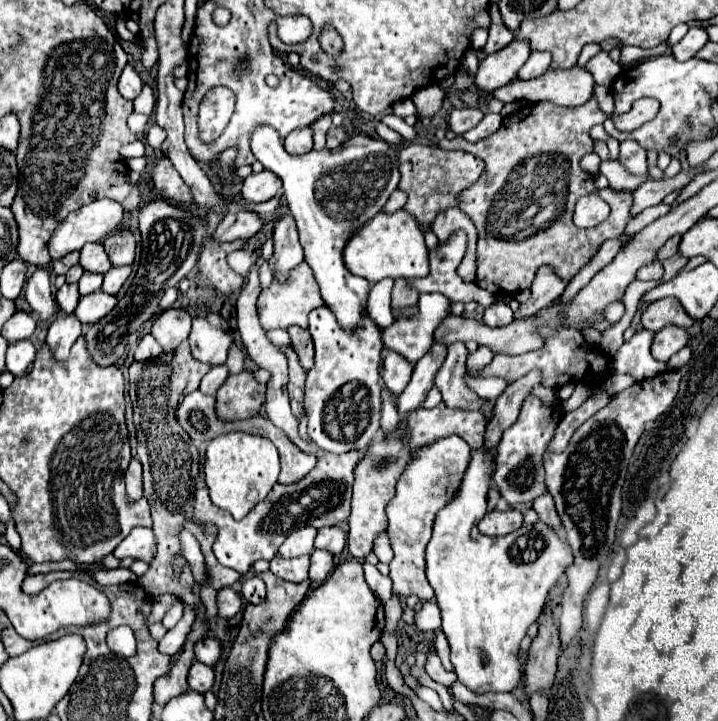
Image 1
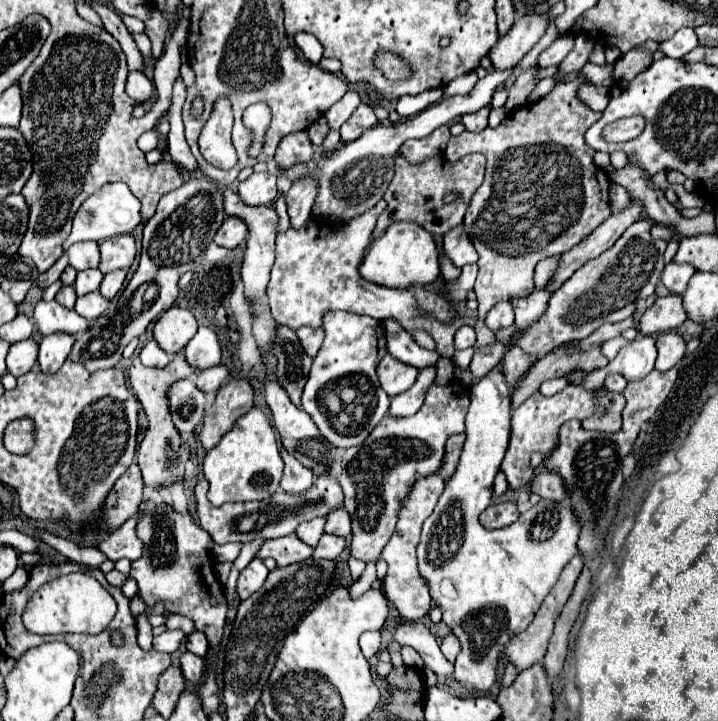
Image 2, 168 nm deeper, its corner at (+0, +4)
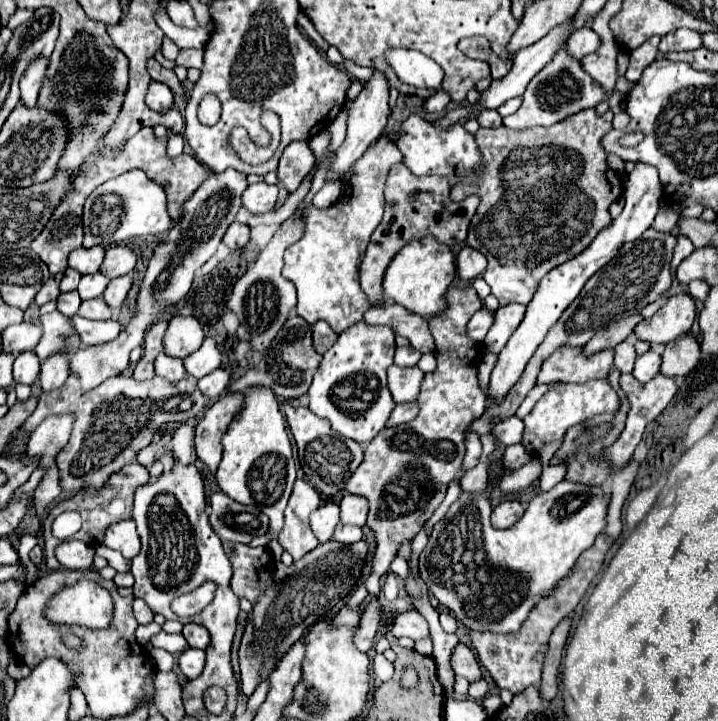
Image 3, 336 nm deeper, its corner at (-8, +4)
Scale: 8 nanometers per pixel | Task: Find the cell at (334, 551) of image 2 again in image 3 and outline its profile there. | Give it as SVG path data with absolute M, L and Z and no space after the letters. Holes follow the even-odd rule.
M338 525L336 531L334 531L334 541L338 543L356 543L362 539L362 529L360 527L354 527L354 525Z

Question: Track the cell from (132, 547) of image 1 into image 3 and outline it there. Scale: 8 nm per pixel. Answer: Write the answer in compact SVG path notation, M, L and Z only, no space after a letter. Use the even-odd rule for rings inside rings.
M132 519L118 521L108 527L104 545L110 549L120 551L126 559L132 559L140 551L140 537L136 533L136 523Z

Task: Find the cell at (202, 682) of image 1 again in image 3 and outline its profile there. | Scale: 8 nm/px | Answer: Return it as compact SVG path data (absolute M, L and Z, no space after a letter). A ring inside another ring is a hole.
M188 647L182 655L180 655L180 669L182 669L182 673L188 677L188 679L196 679L200 673L202 673L202 669L204 669L204 659L206 659L206 655L204 655L204 651L202 649L192 649L192 647Z

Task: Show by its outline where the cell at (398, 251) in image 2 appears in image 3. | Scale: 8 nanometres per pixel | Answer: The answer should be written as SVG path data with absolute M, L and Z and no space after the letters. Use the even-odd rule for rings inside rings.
M426 235L426 239L422 241L406 243L406 247L402 247L398 255L394 255L390 267L386 267L386 275L382 283L384 297L392 299L394 303L406 307L408 311L420 317L436 315L446 307L444 293L452 283L454 275L456 275L456 267L454 267L452 251L446 245L438 243L432 235Z

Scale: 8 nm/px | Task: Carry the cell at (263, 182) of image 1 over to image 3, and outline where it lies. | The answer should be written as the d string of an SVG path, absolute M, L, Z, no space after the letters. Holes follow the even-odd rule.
M264 181L256 185L248 185L248 189L242 195L242 205L254 215L272 211L276 201L278 201L278 187L268 185Z

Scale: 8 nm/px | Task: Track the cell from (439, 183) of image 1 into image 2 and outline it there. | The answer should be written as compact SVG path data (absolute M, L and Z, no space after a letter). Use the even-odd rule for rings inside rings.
M398 155L394 163L394 179L384 193L384 201L388 203L388 207L378 217L372 239L382 237L386 229L396 221L412 221L432 235L446 235L446 231L462 223L470 197L482 185L484 167L486 159L482 155L466 155L466 159L460 159L458 163L448 163L444 157L434 157L426 159L426 163L422 163L420 167L406 163L406 159ZM452 191L458 193L458 199L454 203L444 203L444 195Z

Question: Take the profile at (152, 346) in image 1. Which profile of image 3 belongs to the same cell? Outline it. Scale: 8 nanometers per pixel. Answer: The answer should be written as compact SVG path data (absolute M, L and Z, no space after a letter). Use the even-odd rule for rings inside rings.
M158 353L156 355L154 367L156 367L156 375L166 377L170 381L180 381L186 375L182 361L180 359L174 359L174 357L166 355L166 353Z

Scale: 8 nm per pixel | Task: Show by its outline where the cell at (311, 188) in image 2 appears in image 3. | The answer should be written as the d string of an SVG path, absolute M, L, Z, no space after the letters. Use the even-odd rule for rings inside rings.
M374 71L374 77L364 87L376 87L376 89L362 89L360 95L354 99L352 109L348 113L348 133L346 133L344 143L338 147L334 161L328 167L326 183L342 181L342 175L354 165L356 159L364 155L364 151L374 143L374 139L378 139L383 134L384 127L386 127L386 121L388 121L388 115L390 115L390 109L388 109L388 91L390 91L390 87L388 87L386 77L378 71Z

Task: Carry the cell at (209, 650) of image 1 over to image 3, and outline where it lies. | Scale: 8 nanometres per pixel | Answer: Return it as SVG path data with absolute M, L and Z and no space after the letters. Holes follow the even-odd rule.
M188 623L188 625L184 625L182 635L186 637L188 645L194 647L194 649L206 649L210 645L210 633L202 625Z

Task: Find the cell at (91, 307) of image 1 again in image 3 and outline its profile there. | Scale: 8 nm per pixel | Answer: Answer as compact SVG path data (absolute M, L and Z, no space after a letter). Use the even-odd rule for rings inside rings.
M98 297L98 299L82 301L78 315L86 317L86 319L110 319L112 317L112 311L106 305L106 301L102 297Z

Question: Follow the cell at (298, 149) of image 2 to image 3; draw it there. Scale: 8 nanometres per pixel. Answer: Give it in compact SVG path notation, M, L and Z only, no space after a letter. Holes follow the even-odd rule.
M294 141L284 149L284 153L280 157L278 179L292 193L298 189L298 185L304 181L304 177L312 171L314 163L316 163L316 157L314 157L308 141L306 143Z

